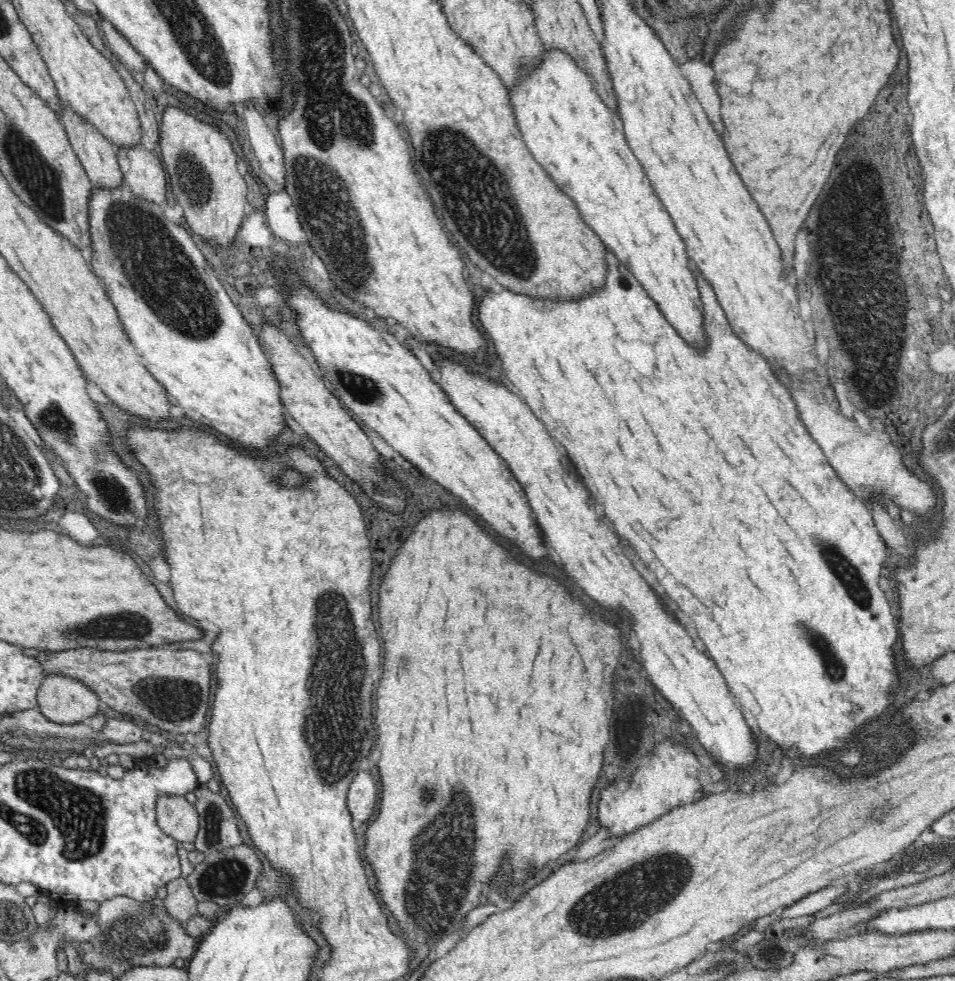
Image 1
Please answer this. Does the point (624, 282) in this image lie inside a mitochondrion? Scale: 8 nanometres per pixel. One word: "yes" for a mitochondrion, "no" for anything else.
no

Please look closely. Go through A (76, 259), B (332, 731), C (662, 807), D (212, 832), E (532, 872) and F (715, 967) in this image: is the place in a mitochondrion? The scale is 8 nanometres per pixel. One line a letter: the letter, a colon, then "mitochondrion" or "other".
A: other
B: mitochondrion
C: other
D: mitochondrion
E: other
F: mitochondrion

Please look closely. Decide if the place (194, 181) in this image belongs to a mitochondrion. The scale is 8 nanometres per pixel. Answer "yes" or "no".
yes

